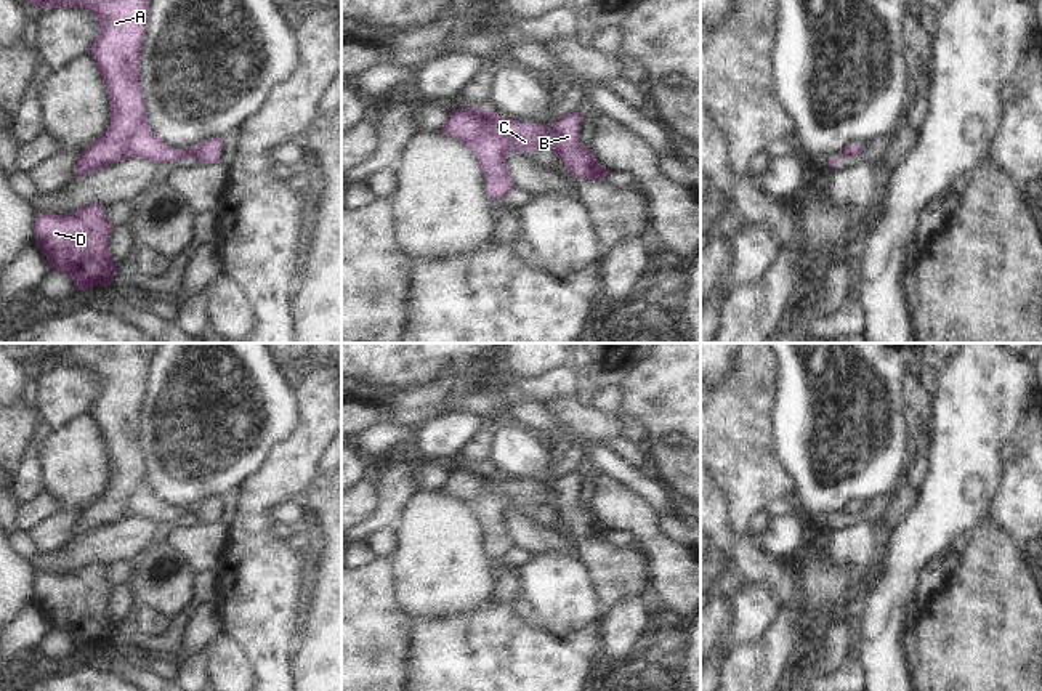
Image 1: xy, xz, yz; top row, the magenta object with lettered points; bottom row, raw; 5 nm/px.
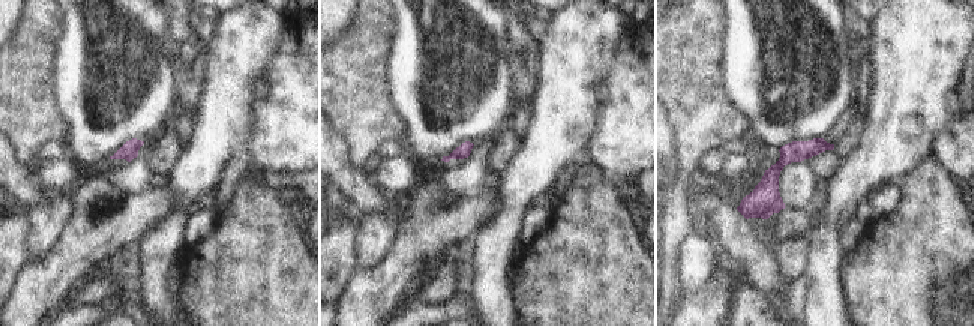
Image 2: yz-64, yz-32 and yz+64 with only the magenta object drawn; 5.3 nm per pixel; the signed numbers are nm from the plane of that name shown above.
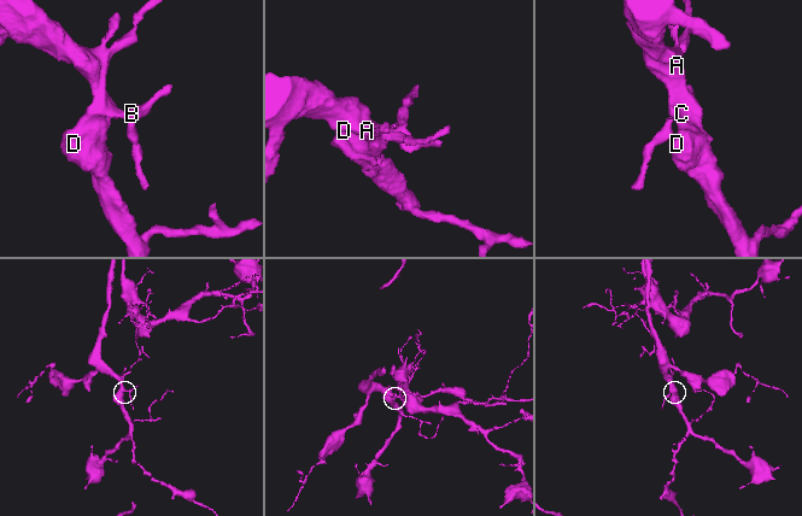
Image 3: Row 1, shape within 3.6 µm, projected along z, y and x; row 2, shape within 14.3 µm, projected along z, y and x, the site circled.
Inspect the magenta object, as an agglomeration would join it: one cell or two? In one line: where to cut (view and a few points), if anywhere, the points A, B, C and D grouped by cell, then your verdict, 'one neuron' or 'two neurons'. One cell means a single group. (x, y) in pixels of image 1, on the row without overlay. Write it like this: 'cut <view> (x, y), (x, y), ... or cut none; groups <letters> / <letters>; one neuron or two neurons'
cut none; groups A B C D; one neuron

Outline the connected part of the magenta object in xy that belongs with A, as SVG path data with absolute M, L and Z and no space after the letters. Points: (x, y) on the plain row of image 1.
M48 343L43 348L29 348L26 361L38 369L48 367L87 367L99 378L99 391L88 407L88 414L96 420L99 433L106 442L111 463L111 479L106 491L80 513L74 537L103 529L128 516L143 516L155 523L189 519L196 516L199 523L218 523L224 497L210 497L191 508L175 508L165 503L151 487L147 470L141 452L139 415L147 390L147 366L159 343Z

